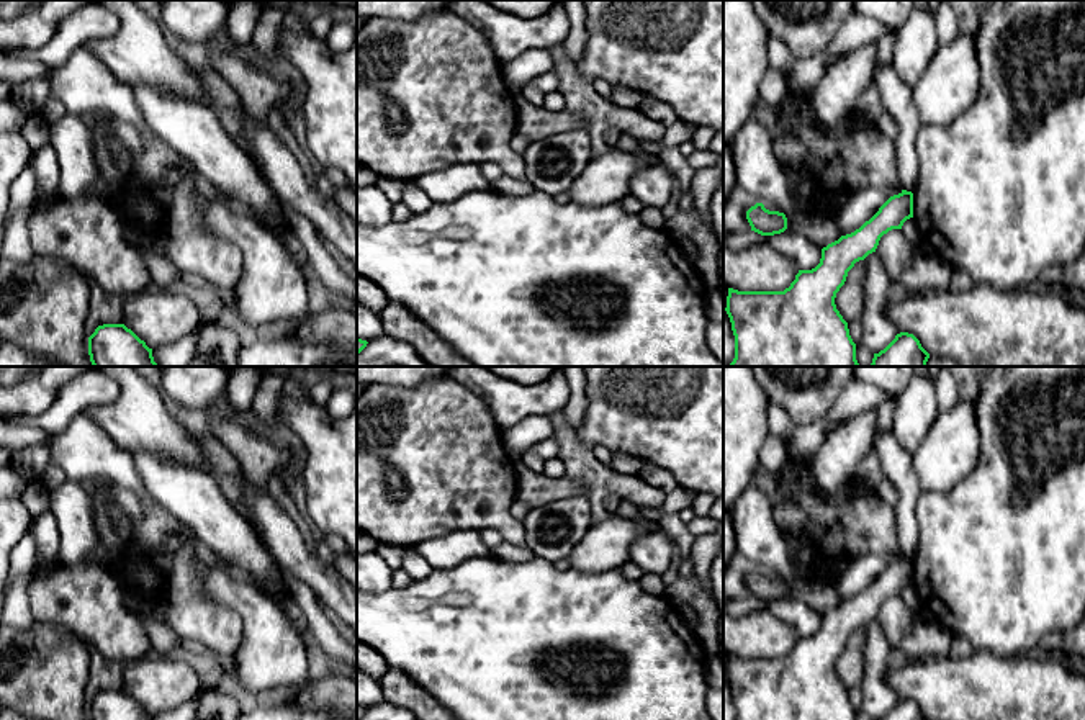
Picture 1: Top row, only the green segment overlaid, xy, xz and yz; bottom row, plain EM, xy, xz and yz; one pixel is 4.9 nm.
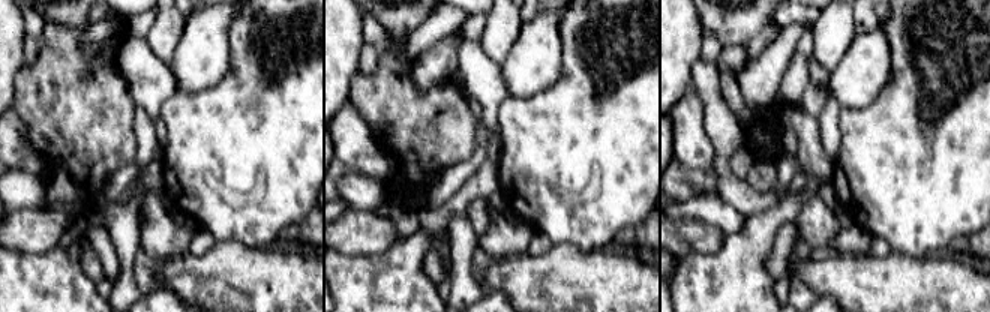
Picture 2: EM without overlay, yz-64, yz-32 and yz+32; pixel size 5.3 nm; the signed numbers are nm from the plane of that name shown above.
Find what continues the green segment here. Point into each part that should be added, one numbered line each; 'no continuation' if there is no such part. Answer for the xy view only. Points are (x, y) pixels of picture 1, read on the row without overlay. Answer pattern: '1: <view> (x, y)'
no continuation

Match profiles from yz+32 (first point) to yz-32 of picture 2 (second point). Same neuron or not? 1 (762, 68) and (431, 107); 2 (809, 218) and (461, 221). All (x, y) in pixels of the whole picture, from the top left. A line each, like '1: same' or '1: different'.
1: different
2: different

